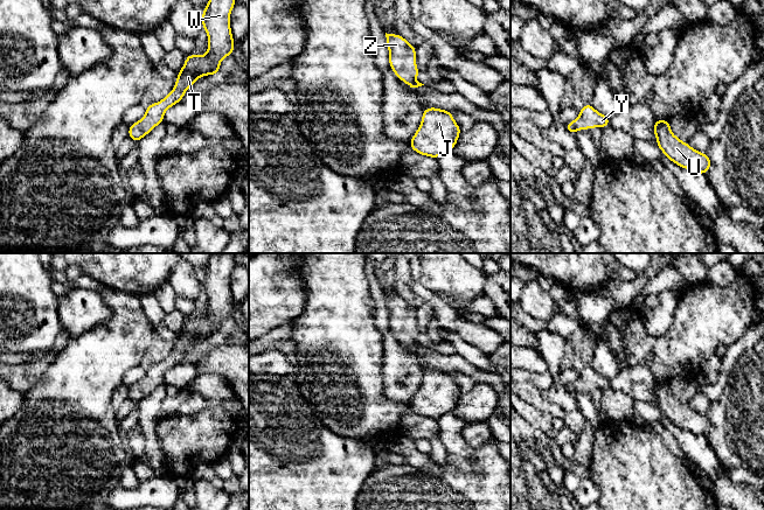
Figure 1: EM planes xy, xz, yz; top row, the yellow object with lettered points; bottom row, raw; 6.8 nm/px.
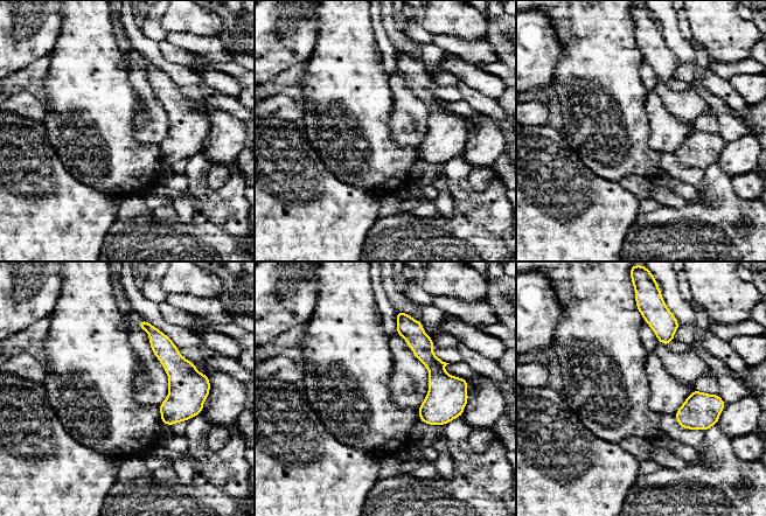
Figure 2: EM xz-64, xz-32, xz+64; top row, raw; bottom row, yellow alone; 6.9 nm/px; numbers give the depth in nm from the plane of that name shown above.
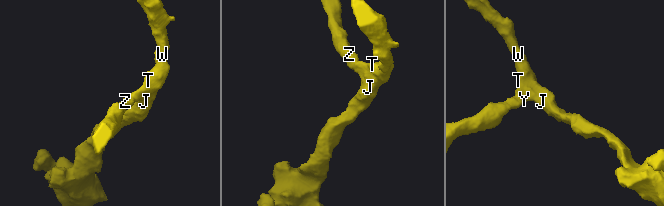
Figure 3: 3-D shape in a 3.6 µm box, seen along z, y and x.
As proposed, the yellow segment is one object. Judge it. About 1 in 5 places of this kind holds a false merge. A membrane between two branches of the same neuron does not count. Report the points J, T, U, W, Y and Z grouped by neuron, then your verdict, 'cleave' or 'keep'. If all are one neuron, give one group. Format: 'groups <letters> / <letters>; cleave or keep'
groups J T U W Y Z; keep

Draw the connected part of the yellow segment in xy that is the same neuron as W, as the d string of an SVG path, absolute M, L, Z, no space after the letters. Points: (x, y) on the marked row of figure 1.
M235 0L208 1L207 7L202 11L202 28L208 35L207 54L186 56L185 64L178 72L174 89L160 102L148 105L144 118L129 126L129 138L134 142L164 123L165 112L182 100L185 92L197 78L217 75L222 60L232 55L235 46L230 29L230 13L235 5Z

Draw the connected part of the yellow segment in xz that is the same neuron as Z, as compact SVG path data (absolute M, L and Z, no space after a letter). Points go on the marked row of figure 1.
M387 34L389 49L389 67L396 77L410 88L418 88L424 84L415 79L421 71L416 68L416 48L398 34Z

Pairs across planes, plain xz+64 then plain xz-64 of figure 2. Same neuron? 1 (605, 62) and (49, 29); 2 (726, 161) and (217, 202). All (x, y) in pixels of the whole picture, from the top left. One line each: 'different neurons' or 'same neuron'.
1: different neurons
2: different neurons

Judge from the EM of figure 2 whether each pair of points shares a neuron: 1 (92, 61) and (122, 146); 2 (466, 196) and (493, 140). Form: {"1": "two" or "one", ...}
{"1": "one", "2": "two"}

